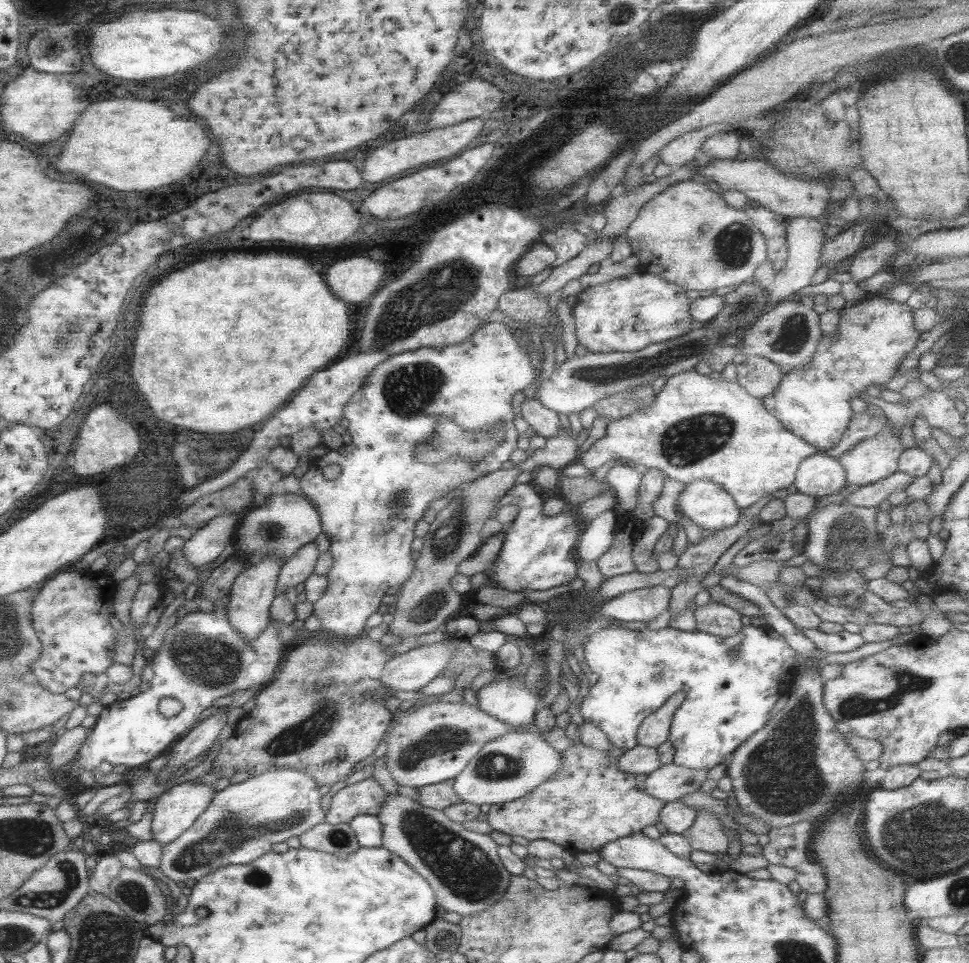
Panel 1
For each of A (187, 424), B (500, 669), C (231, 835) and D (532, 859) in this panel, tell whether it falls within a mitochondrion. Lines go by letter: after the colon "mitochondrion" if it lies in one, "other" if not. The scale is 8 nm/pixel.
A: mitochondrion
B: other
C: mitochondrion
D: other

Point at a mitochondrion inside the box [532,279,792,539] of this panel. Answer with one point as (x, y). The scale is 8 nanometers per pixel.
(686, 442)

